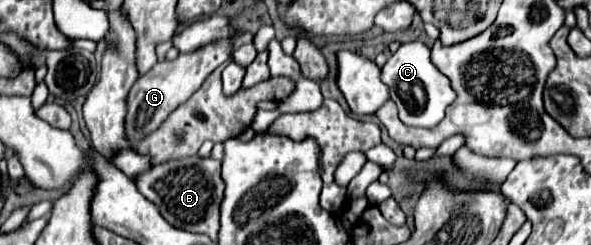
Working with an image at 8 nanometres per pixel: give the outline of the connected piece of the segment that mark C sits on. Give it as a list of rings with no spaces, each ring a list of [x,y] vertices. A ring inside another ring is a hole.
[[[419,40],[401,44],[399,50],[391,54],[391,58],[385,62],[381,70],[381,82],[389,86],[389,96],[397,105],[399,118],[408,126],[421,128],[437,126],[445,116],[445,108],[455,100],[455,92],[449,84],[449,78],[443,76],[431,64],[429,48]],[[405,102],[417,102],[417,111],[409,110]]]

